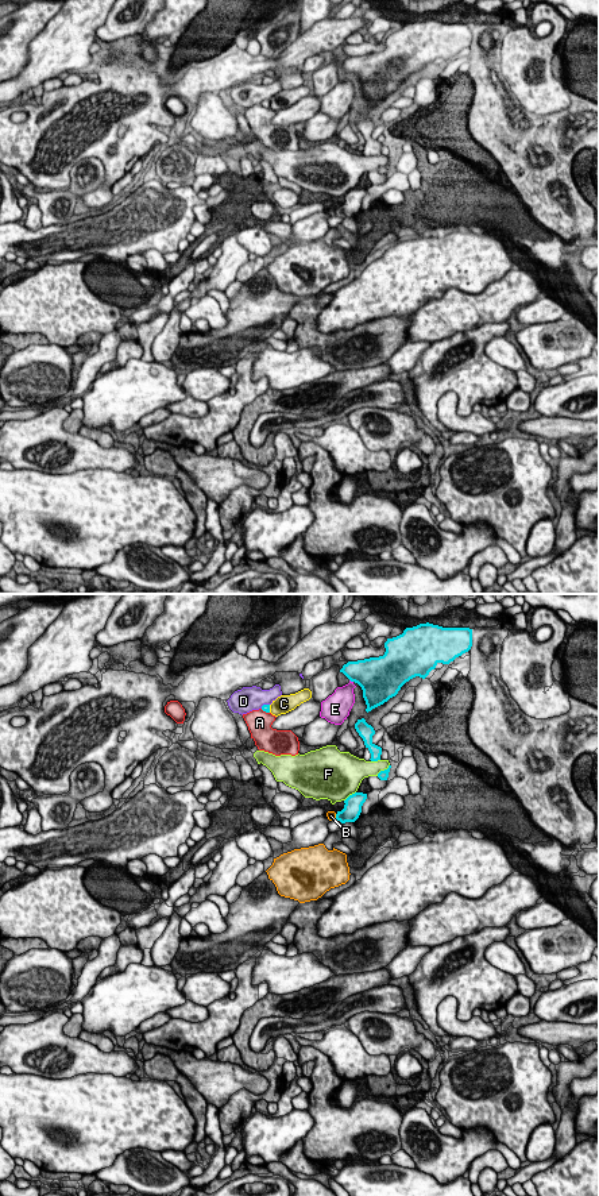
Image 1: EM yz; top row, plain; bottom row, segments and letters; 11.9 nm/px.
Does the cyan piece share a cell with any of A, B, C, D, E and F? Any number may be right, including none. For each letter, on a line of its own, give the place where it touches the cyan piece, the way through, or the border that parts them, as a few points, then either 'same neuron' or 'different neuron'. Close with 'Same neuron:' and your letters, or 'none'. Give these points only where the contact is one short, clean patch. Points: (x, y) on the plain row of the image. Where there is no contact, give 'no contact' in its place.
A: contact yz (265, 105); different neuron
B: contact yz (336, 212); border yz (335, 209), (336, 215); different neuron
C: contact yz (269, 104); different neuron
D: contact yz (265, 100); different neuron
E: contact yz (351, 76); different neuron
F: contact yz (350, 191); different neuron
Same neuron: none

